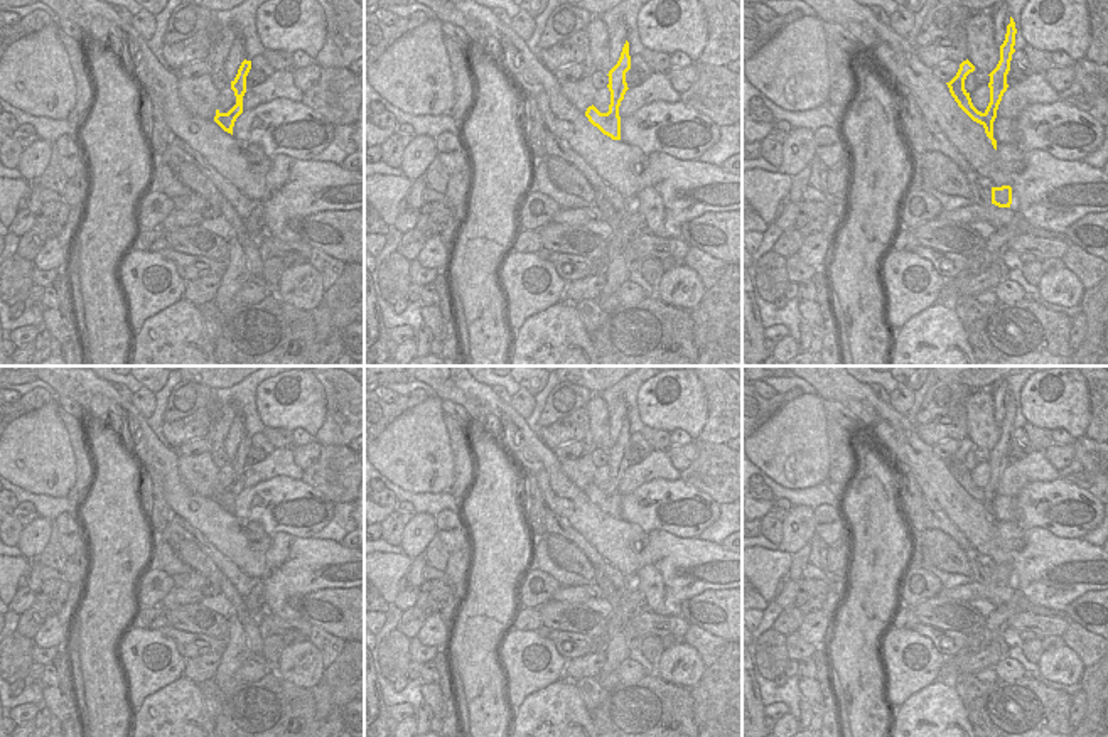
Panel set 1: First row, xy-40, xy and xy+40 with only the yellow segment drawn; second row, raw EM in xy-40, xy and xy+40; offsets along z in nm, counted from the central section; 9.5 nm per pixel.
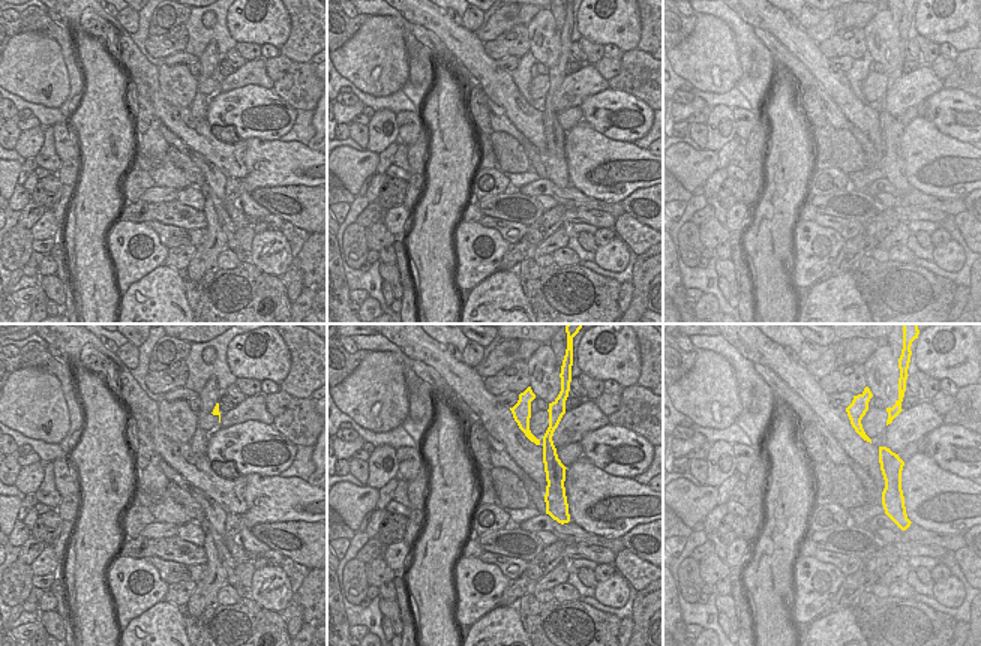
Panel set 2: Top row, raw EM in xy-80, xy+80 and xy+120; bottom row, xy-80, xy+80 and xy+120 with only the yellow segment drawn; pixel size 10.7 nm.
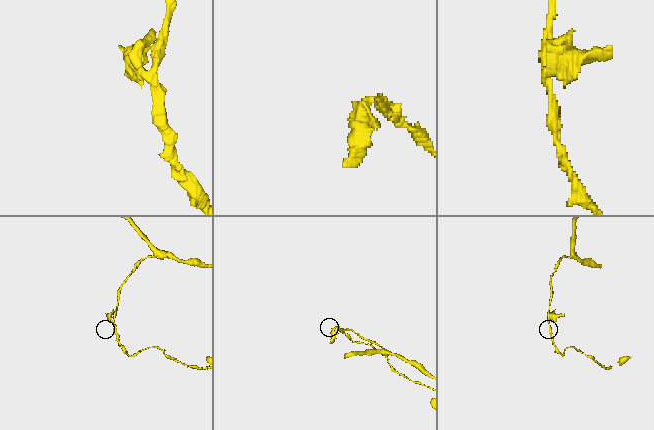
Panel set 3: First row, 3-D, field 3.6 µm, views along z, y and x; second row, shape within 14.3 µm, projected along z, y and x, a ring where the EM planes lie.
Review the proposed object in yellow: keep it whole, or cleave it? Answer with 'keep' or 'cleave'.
cleave

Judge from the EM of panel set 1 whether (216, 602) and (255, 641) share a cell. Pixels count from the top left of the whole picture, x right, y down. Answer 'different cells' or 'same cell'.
different cells

